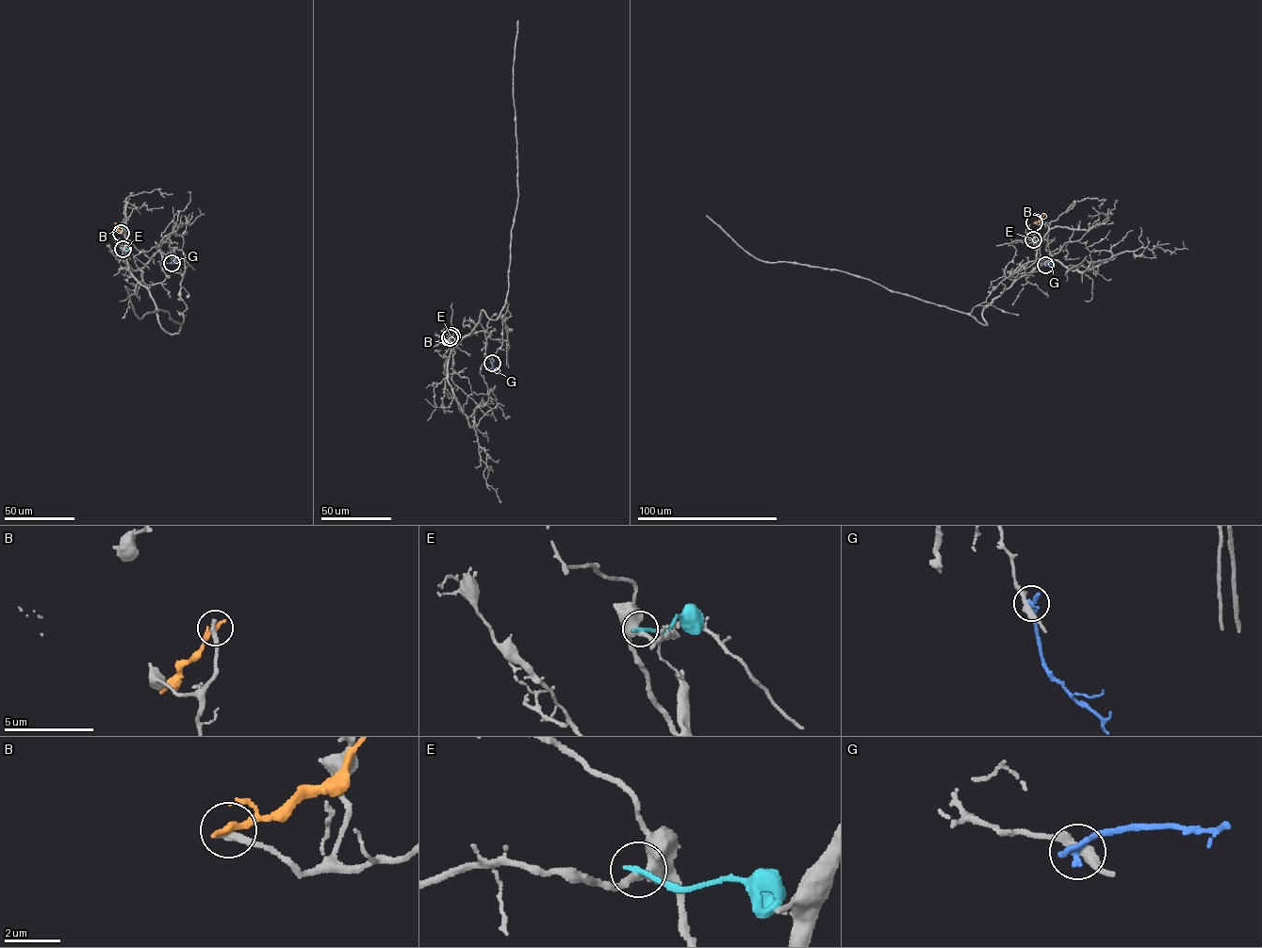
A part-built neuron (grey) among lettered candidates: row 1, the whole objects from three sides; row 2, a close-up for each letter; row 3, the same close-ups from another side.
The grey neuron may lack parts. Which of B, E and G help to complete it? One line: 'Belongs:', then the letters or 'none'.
Belongs: none

